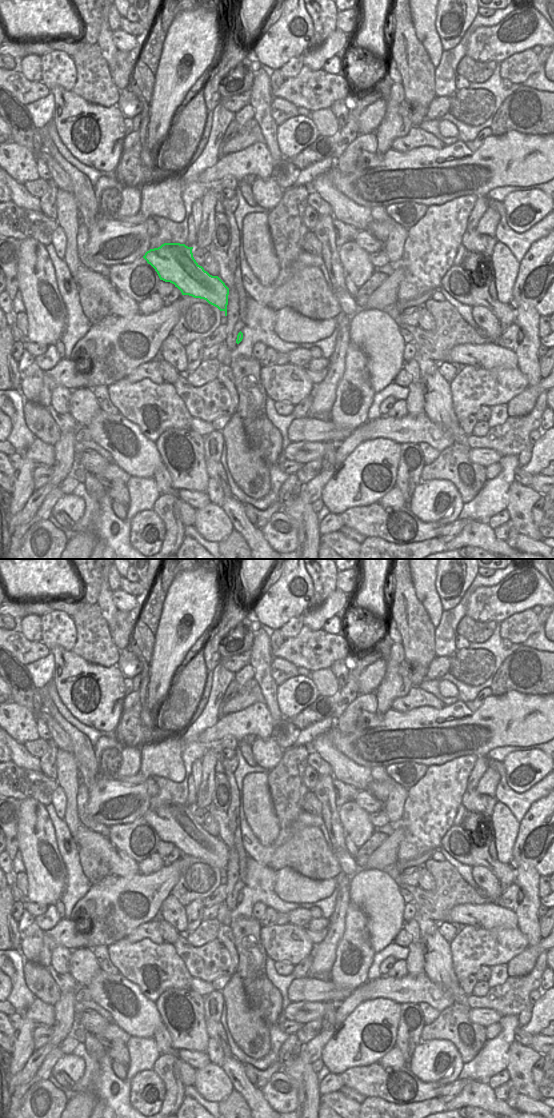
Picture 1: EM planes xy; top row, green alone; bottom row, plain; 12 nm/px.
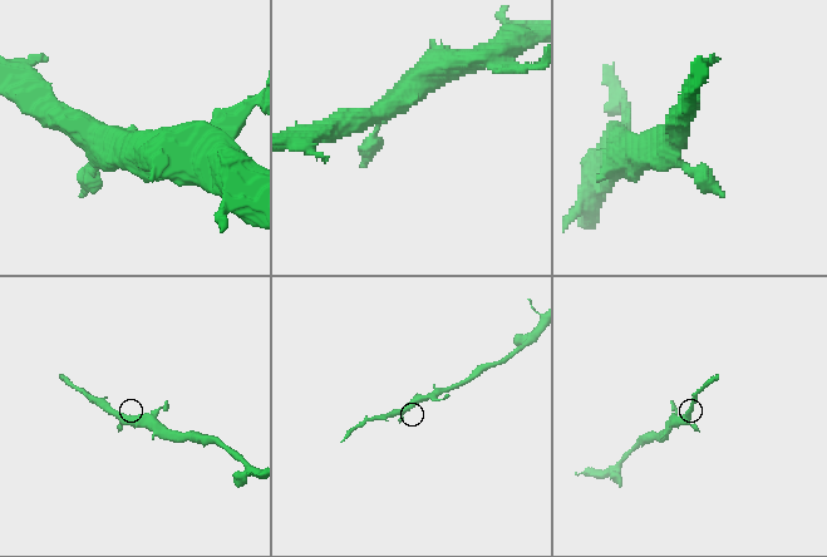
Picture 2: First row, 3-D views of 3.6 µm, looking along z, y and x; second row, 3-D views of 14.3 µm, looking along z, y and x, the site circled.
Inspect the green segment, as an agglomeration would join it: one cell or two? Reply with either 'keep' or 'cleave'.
keep

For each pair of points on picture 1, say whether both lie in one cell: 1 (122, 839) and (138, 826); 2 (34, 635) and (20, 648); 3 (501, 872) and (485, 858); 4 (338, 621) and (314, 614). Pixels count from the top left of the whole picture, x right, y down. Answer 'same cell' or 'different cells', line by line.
1: same cell
2: different cells
3: same cell
4: different cells

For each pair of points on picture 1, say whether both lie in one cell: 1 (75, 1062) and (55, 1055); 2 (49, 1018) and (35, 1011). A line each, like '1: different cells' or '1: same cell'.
1: different cells
2: same cell

